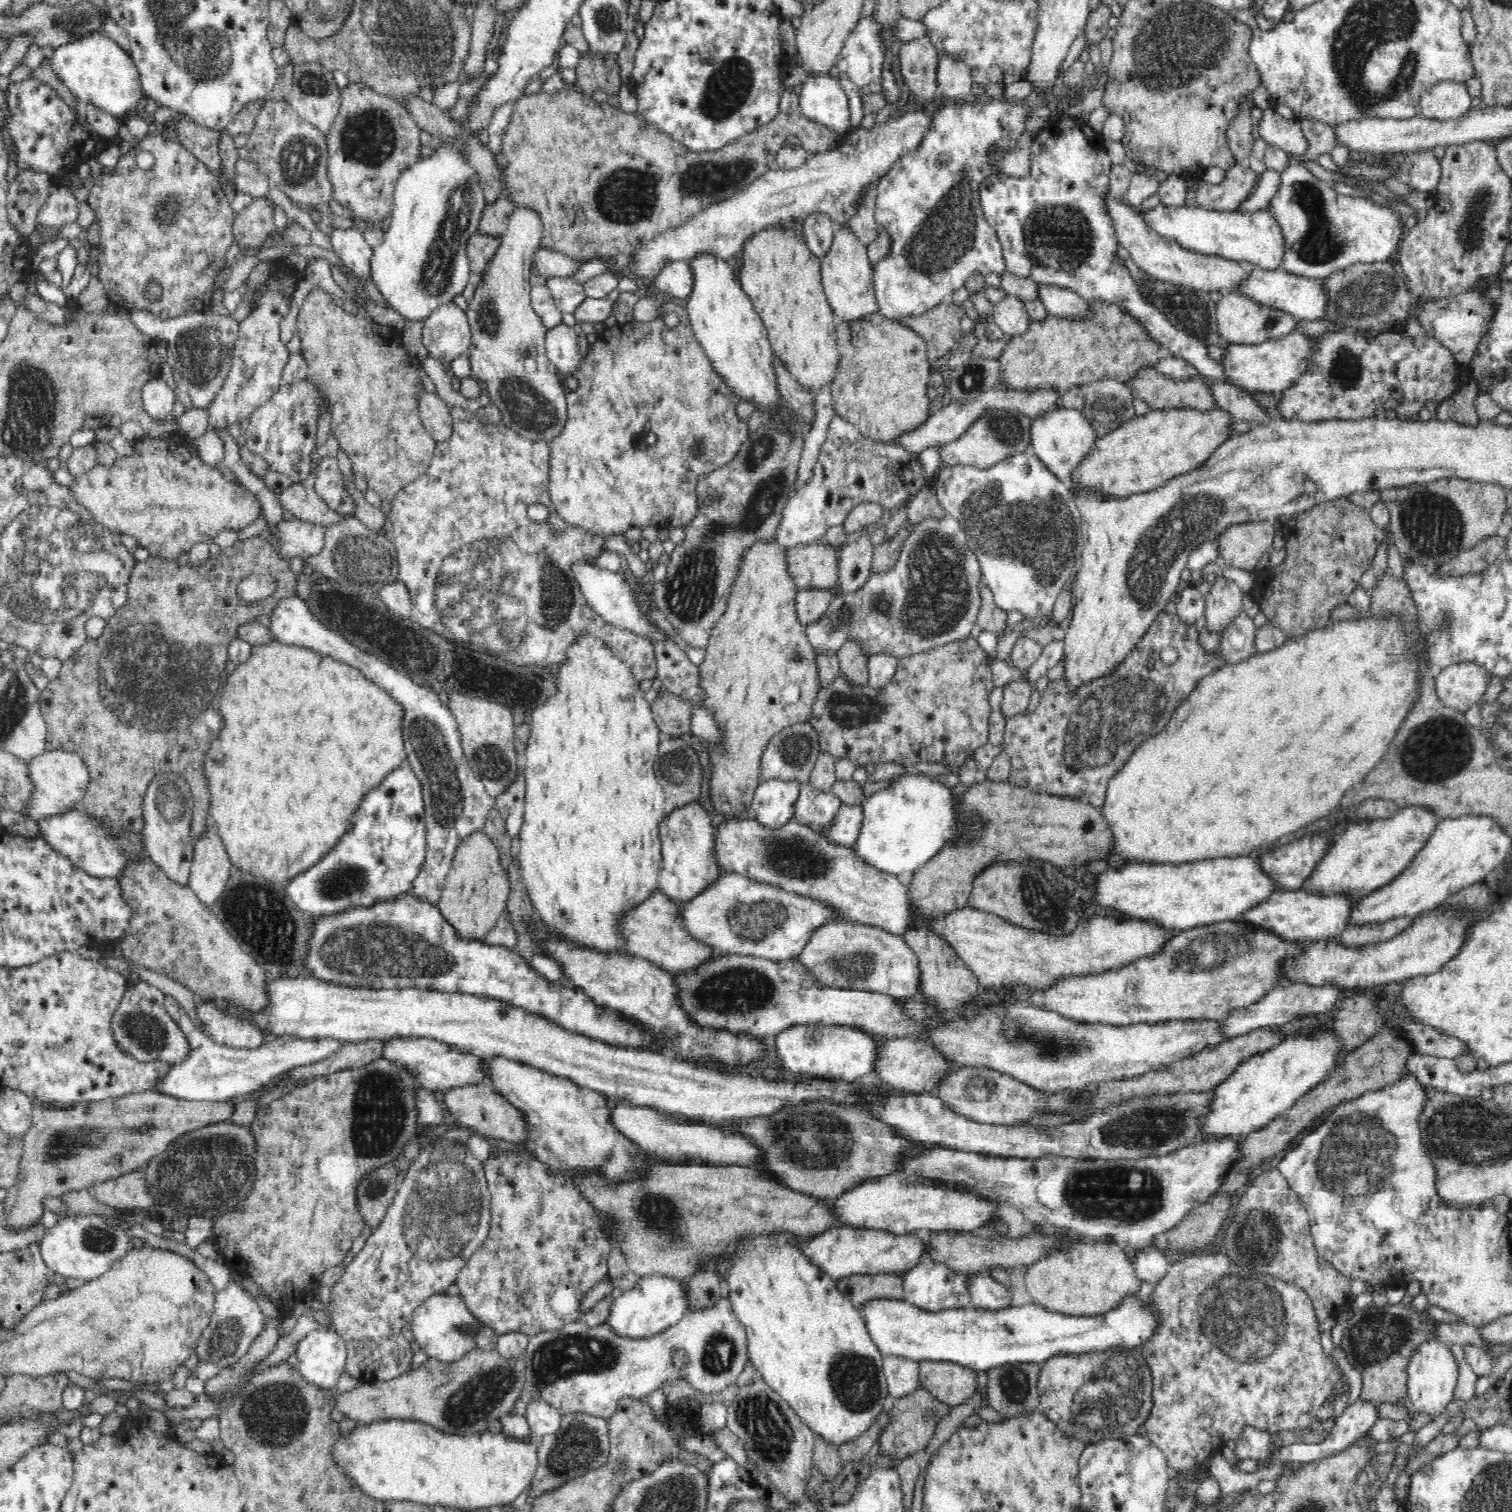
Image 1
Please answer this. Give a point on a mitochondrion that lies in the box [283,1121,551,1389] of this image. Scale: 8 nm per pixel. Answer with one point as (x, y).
(444, 1198)

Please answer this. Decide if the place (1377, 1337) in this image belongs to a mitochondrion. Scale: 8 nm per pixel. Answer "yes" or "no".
yes

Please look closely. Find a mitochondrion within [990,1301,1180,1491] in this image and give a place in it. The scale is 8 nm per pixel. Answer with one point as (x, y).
(1110, 1400)

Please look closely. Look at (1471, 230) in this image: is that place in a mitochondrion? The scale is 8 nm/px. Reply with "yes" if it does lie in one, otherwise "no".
yes

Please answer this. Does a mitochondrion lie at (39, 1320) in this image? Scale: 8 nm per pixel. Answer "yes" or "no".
no

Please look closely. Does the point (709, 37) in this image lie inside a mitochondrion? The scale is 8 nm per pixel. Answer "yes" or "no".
no

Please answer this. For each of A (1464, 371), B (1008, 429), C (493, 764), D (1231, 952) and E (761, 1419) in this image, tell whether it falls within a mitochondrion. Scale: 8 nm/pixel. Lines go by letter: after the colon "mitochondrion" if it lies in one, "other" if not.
A: other
B: mitochondrion
C: mitochondrion
D: mitochondrion
E: mitochondrion

